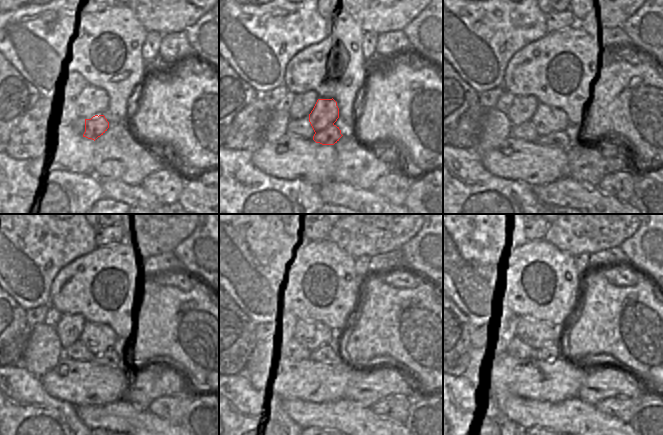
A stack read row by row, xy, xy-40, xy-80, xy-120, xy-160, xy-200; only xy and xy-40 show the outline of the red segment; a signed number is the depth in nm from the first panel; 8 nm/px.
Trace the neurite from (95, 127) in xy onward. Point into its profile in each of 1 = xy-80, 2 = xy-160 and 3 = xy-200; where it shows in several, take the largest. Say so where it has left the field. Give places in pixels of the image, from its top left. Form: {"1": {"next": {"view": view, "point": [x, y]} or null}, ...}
{"1": {"next": {"view": "xy-80", "point": [550, 122]}}, "2": {"next": {"view": "xy-160", "point": [324, 343]}}, "3": {"next": {"view": "xy-200", "point": [544, 338]}}}

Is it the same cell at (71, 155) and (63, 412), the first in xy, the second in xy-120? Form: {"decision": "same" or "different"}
{"decision": "different"}

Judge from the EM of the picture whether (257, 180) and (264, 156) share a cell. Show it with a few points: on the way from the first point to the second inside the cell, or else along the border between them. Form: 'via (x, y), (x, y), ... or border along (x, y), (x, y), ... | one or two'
border along (252, 153), (251, 160), (260, 170), (282, 179) | two

